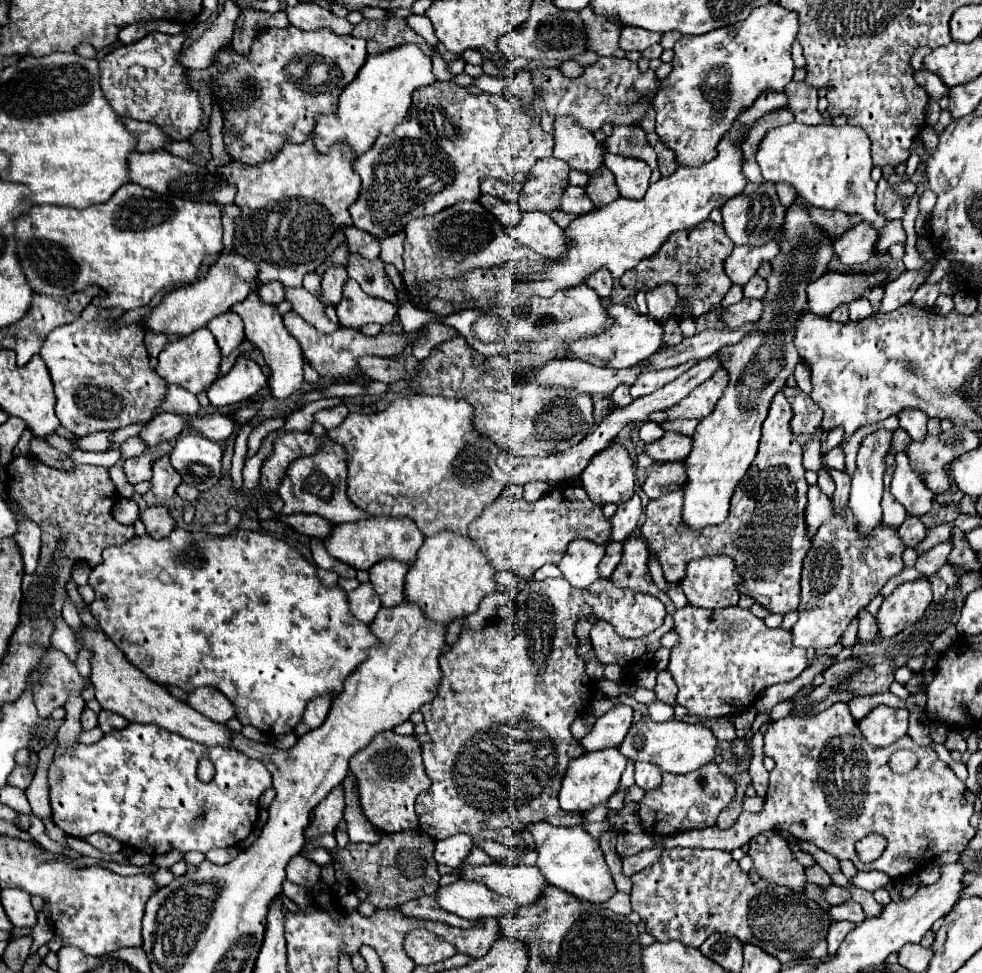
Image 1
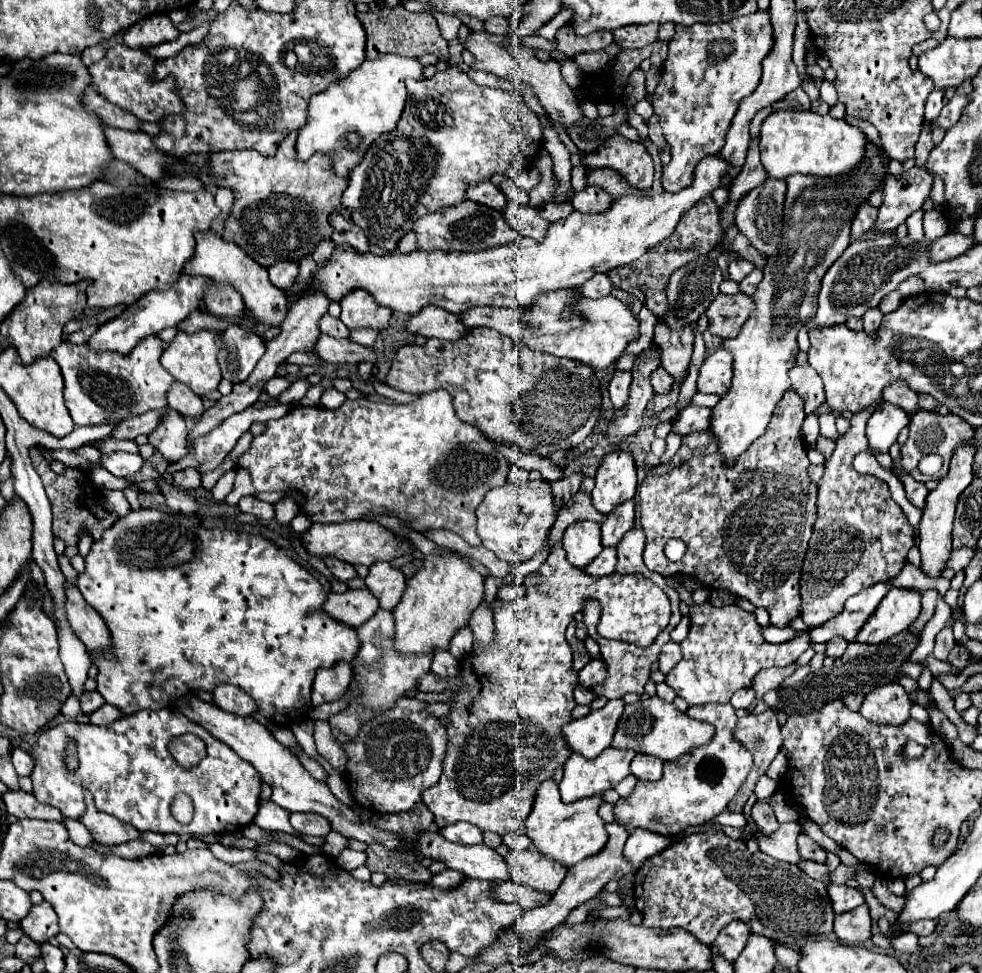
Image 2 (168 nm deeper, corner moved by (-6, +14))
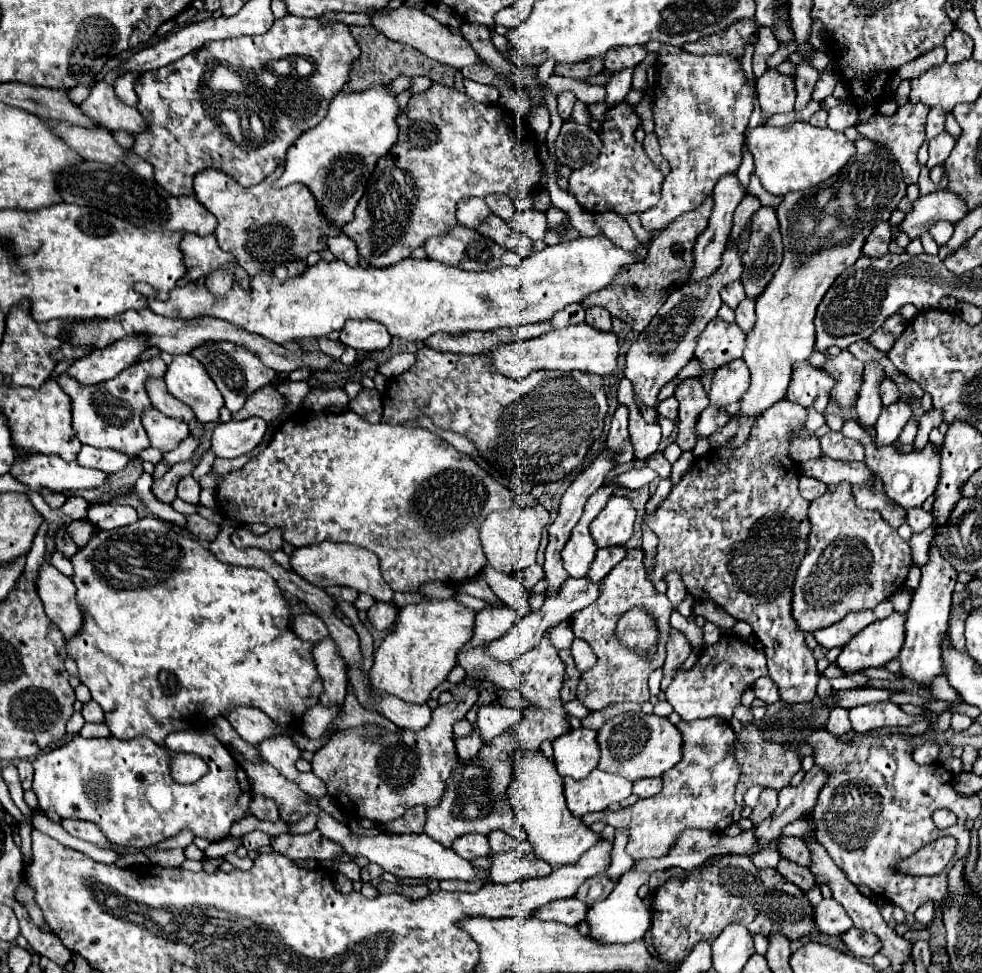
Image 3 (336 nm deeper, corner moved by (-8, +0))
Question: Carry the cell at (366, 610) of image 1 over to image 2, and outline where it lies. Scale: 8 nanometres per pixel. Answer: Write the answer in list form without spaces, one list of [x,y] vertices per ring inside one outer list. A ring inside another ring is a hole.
[[[368,588],[348,590],[344,594],[330,592],[322,610],[326,610],[326,614],[330,614],[330,618],[334,620],[358,628],[376,614],[378,600],[370,594]]]

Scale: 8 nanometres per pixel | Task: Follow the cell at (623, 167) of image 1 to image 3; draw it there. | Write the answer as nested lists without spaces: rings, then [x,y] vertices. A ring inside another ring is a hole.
[[[620,102],[608,110],[608,122],[602,124],[600,138],[604,146],[598,160],[594,160],[592,164],[586,164],[580,170],[574,170],[568,178],[570,182],[568,192],[576,196],[582,208],[590,212],[614,210],[624,216],[630,212],[644,212],[658,204],[664,176],[652,164],[642,144],[634,140],[634,130],[640,124],[642,124],[642,118],[636,114],[634,106],[630,106],[628,102]]]

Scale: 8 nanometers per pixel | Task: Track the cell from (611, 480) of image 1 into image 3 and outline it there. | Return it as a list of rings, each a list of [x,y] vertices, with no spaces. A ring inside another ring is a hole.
[[[612,494],[604,510],[590,524],[590,534],[598,548],[626,544],[632,538],[636,510],[626,496]]]

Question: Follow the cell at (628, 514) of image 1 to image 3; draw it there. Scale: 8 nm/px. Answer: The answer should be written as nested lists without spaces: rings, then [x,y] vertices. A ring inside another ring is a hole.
[[[610,546],[610,548],[600,548],[596,552],[596,558],[592,562],[592,568],[588,572],[588,578],[590,580],[596,580],[600,582],[626,554],[626,548],[624,546]]]

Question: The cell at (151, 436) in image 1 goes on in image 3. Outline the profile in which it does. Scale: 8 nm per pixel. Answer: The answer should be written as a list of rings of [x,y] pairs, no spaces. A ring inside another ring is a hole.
[[[82,446],[76,462],[80,466],[88,468],[98,468],[104,472],[120,472],[132,458],[124,452],[112,450],[112,448],[92,448],[92,446]]]

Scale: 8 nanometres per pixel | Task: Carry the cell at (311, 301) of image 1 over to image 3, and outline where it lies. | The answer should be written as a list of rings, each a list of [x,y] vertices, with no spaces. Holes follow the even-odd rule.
[[[318,336],[316,340],[318,340],[320,350],[326,352],[326,354],[330,354],[330,356],[334,356],[336,360],[342,356],[342,352],[344,352],[344,348],[346,348],[344,344],[340,344],[340,340],[330,340],[330,338],[326,338],[326,336]]]

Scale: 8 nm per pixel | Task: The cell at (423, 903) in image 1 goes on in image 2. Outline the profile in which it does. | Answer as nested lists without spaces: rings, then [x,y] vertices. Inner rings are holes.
[[[446,868],[446,870],[442,870],[440,874],[436,874],[436,876],[432,876],[432,886],[438,886],[438,888],[452,888],[452,886],[456,886],[456,884],[460,884],[460,878],[462,874],[458,874],[458,872],[454,872],[454,870],[450,870],[450,868]]]

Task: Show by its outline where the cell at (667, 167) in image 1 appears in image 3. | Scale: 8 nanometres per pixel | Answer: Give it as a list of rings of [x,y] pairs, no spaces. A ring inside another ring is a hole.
[[[652,132],[652,134],[646,134],[646,138],[644,138],[644,150],[646,150],[646,154],[650,156],[650,160],[660,168],[660,172],[662,172],[664,176],[668,176],[670,166],[668,166],[668,162],[664,160],[664,156],[660,154],[660,144],[658,144],[658,138],[656,138],[654,132]]]

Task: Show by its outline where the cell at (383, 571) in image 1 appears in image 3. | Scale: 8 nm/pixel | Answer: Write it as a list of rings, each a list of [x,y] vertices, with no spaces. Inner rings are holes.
[[[374,602],[368,610],[368,620],[374,624],[376,630],[386,630],[394,626],[398,614],[398,606],[394,602]]]

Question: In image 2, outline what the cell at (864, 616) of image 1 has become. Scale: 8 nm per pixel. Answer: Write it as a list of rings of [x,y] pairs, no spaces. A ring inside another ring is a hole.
[[[882,582],[882,584],[870,586],[868,590],[862,590],[860,594],[854,594],[854,598],[846,600],[842,614],[826,622],[826,626],[816,626],[814,630],[810,630],[810,638],[816,640],[818,644],[826,644],[836,636],[844,638],[846,642],[852,642],[858,630],[864,626],[864,622],[870,618],[870,614],[880,604],[880,600],[888,594],[890,588],[892,588],[890,582]]]

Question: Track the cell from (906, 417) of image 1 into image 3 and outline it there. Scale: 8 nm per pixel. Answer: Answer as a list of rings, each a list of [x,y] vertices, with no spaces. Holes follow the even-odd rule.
[[[886,378],[884,384],[880,386],[880,396],[884,400],[884,406],[890,406],[896,400],[900,400],[900,390],[898,390],[898,386],[890,378]]]

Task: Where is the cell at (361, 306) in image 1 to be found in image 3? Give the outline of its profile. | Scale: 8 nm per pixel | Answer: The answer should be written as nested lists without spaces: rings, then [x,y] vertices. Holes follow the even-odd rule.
[[[348,320],[340,332],[342,344],[364,352],[384,350],[390,346],[390,340],[388,330],[374,320]]]

